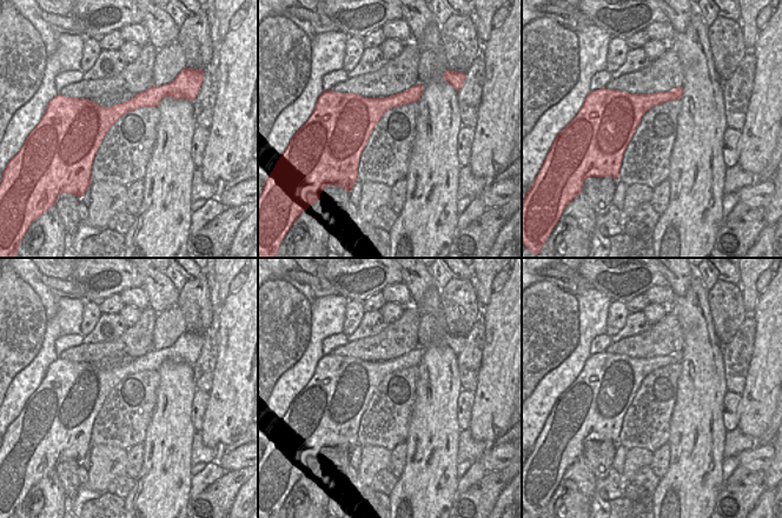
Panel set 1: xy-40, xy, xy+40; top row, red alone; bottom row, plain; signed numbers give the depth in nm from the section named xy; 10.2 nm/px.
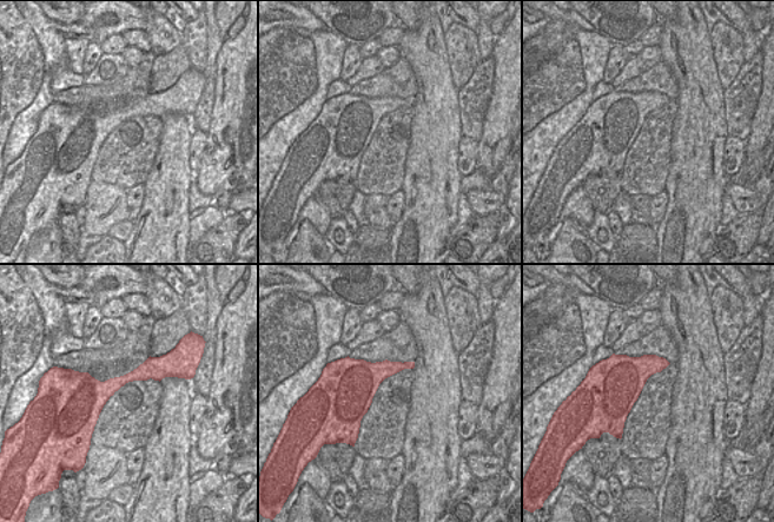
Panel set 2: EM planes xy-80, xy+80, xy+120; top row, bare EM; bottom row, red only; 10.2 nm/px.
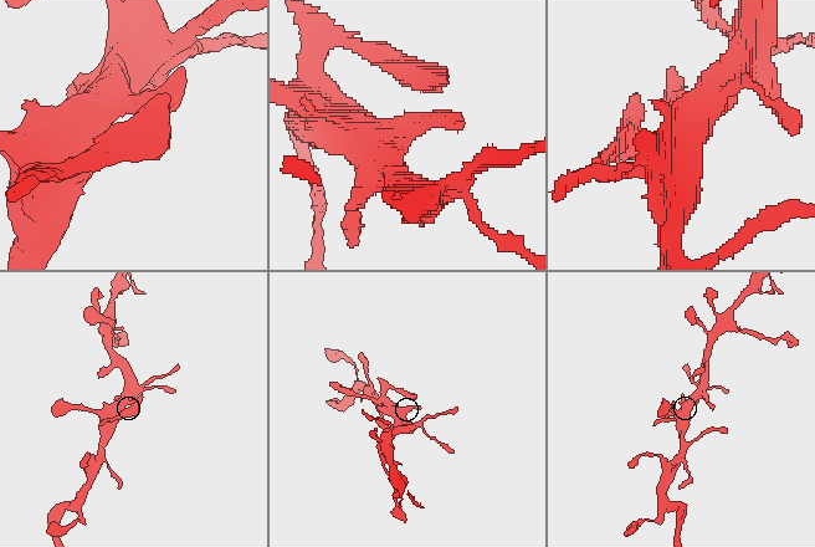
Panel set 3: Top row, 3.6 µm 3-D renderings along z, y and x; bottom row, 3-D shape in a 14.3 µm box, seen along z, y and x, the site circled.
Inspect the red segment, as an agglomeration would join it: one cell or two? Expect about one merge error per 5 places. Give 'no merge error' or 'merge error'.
no merge error

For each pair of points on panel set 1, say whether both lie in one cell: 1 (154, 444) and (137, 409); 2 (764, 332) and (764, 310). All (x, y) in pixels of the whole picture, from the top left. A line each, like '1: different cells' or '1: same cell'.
1: different cells
2: same cell

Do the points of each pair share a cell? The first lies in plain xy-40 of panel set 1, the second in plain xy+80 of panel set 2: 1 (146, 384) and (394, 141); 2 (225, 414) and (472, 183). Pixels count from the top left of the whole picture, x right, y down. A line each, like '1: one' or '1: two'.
1: one
2: two

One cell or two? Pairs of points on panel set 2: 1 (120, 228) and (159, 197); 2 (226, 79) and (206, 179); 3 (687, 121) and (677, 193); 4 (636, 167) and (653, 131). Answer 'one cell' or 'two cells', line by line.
1: two cells
2: one cell
3: one cell
4: one cell

